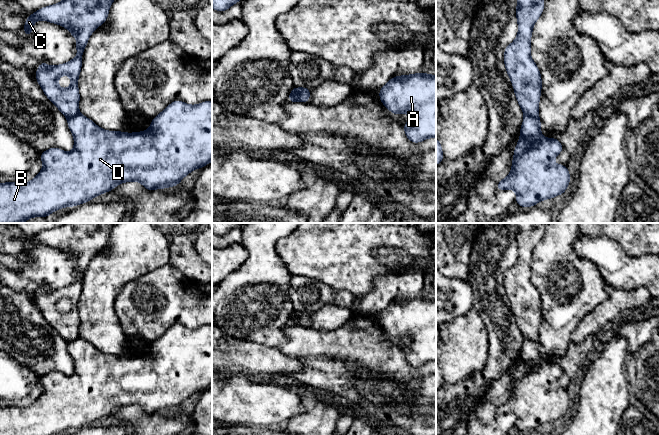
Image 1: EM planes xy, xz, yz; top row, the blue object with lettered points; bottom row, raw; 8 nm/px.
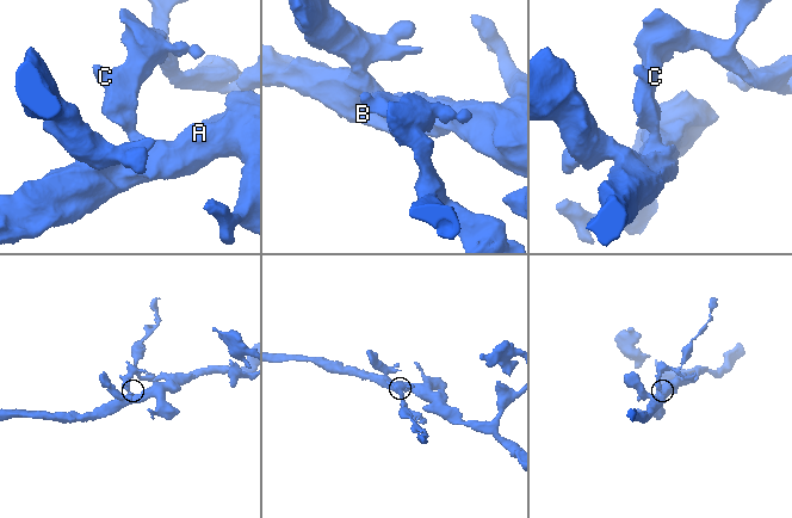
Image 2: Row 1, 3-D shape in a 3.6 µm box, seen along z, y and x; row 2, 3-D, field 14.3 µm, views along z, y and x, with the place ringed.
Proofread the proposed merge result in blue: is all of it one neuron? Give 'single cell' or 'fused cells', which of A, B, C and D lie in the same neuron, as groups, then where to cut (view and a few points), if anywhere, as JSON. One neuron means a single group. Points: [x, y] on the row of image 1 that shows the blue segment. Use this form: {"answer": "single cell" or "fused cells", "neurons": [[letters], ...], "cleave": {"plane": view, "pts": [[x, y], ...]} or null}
{"answer": "fused cells", "neurons": [["A", "B", "D"], ["C"]], "cleave": {"plane": "xz", "pts": [[296, 88], [298, 101]]}}

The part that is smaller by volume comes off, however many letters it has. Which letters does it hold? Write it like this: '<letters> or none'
C

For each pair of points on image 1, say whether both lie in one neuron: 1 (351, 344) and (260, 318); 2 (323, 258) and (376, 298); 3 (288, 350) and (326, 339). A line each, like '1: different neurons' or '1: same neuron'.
1: different neurons
2: different neurons
3: same neuron

